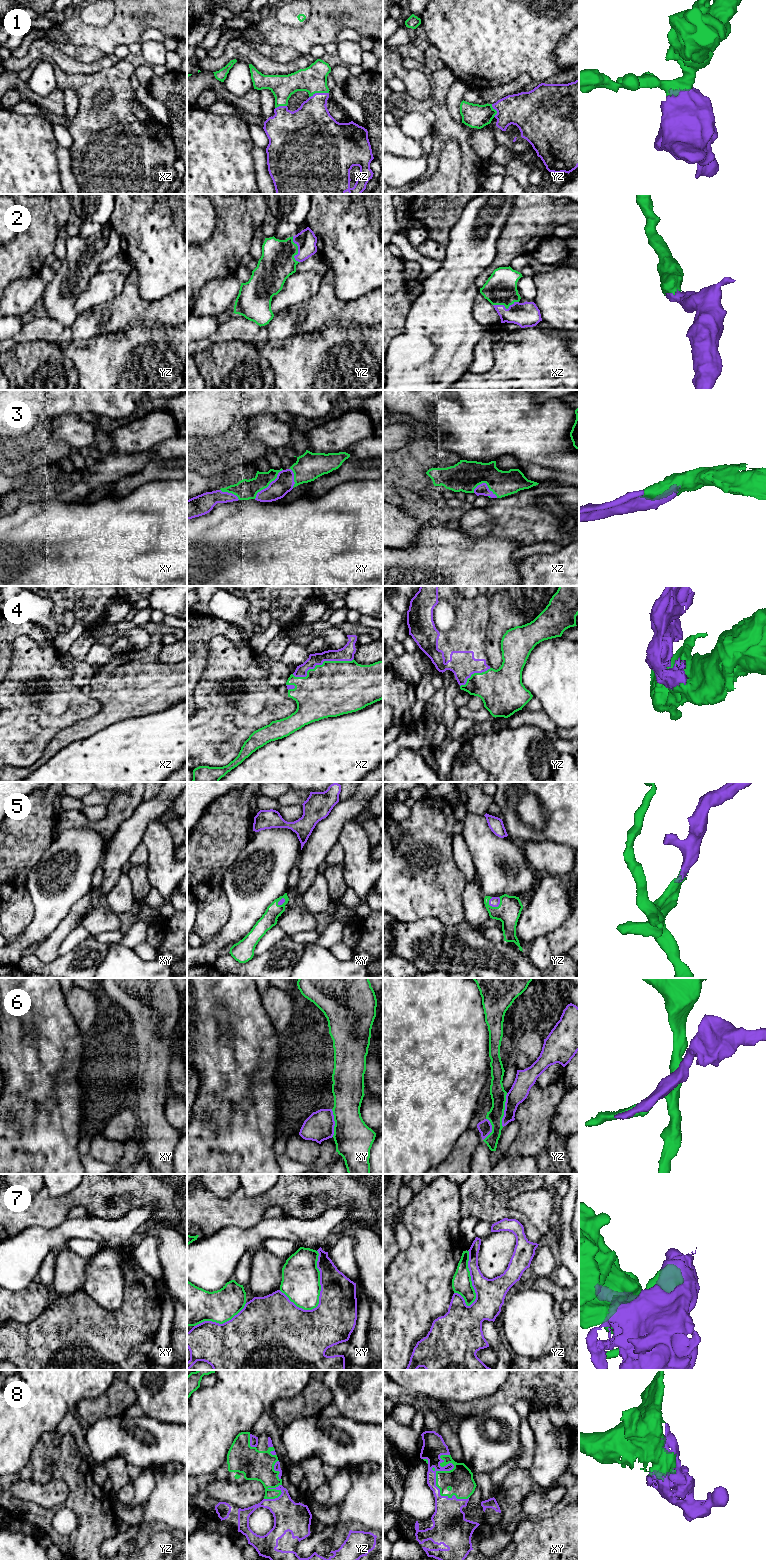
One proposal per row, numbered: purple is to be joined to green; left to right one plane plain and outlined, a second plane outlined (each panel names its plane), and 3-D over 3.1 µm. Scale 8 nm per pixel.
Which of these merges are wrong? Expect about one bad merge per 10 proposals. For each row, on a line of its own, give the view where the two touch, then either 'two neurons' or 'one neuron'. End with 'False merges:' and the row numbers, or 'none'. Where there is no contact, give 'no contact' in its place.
1: meets green in xz; one neuron
2: meets green in yz; one neuron
3: meets green in xy; one neuron
4: meets green in xz; one neuron
5: meets green in yz; one neuron
6: meets green in yz; two neurons
7: meets green in xy; two neurons
8: meets green in xy; one neuron
False merges: 6, 7

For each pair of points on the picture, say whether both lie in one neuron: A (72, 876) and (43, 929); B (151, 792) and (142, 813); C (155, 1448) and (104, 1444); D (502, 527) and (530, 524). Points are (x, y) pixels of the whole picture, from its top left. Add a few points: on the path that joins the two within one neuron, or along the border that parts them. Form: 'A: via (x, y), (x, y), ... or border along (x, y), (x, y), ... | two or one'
A: via (59, 889), (52, 897), (51, 907), (47, 916) | one
B: border along (159, 792), (151, 799), (143, 801) | two
C: via (142, 1446), (139, 1444), (117, 1444) | one
D: via (509, 524), (523, 524) | one

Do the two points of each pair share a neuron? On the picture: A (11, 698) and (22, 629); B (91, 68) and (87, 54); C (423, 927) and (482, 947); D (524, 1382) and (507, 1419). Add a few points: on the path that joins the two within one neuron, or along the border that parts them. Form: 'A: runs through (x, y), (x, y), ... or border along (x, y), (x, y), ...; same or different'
A: border along (38, 643), (19, 635), (10, 655); different
B: border along (67, 55), (81, 62), (93, 62), (105, 56); different
C: runs through (438, 942), (446, 947), (467, 947); same
D: border along (497, 1402), (512, 1405); different

